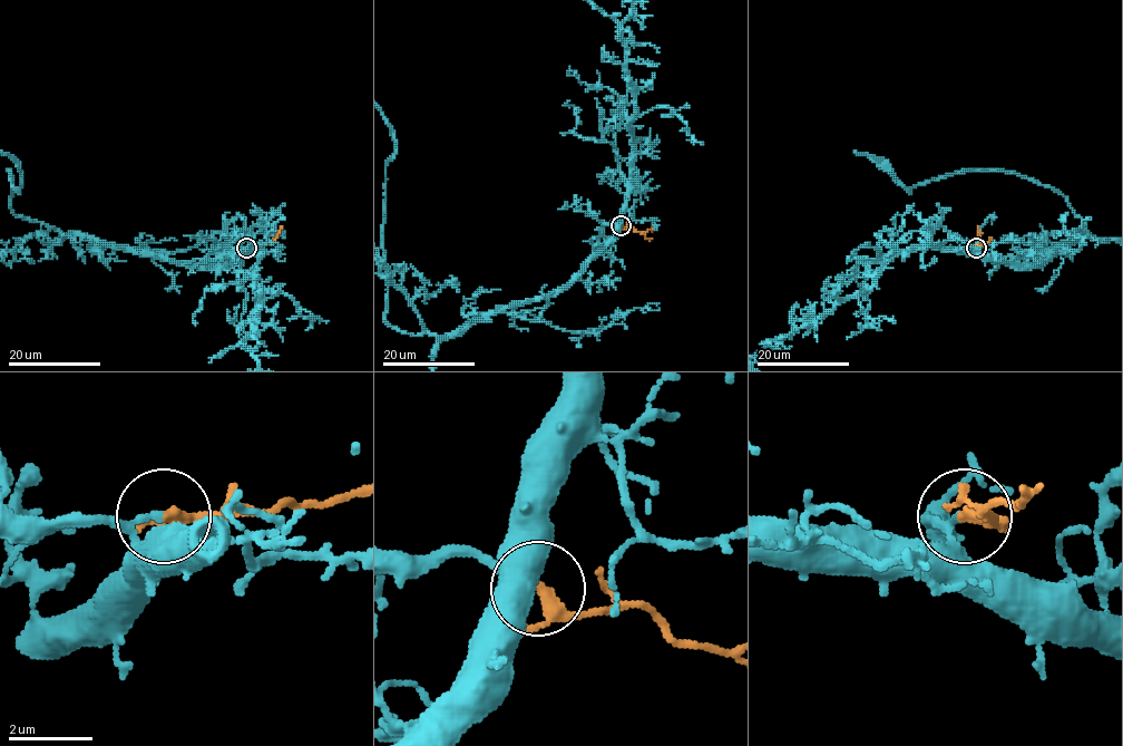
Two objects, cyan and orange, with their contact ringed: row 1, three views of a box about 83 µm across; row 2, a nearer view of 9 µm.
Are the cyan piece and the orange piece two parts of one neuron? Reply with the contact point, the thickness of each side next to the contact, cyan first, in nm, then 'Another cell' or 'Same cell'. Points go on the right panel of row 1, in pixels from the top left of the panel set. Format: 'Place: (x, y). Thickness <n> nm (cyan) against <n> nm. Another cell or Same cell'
Place: (976, 248). Thickness 120 nm (cyan) against 260 nm. Same cell

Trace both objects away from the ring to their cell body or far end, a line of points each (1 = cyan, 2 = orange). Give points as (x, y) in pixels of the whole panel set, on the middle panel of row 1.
1: (621, 225), (562, 287), (497, 306), (446, 335), (398, 331), (384, 319), (391, 126)
2: (621, 225), (643, 232), (656, 228)

